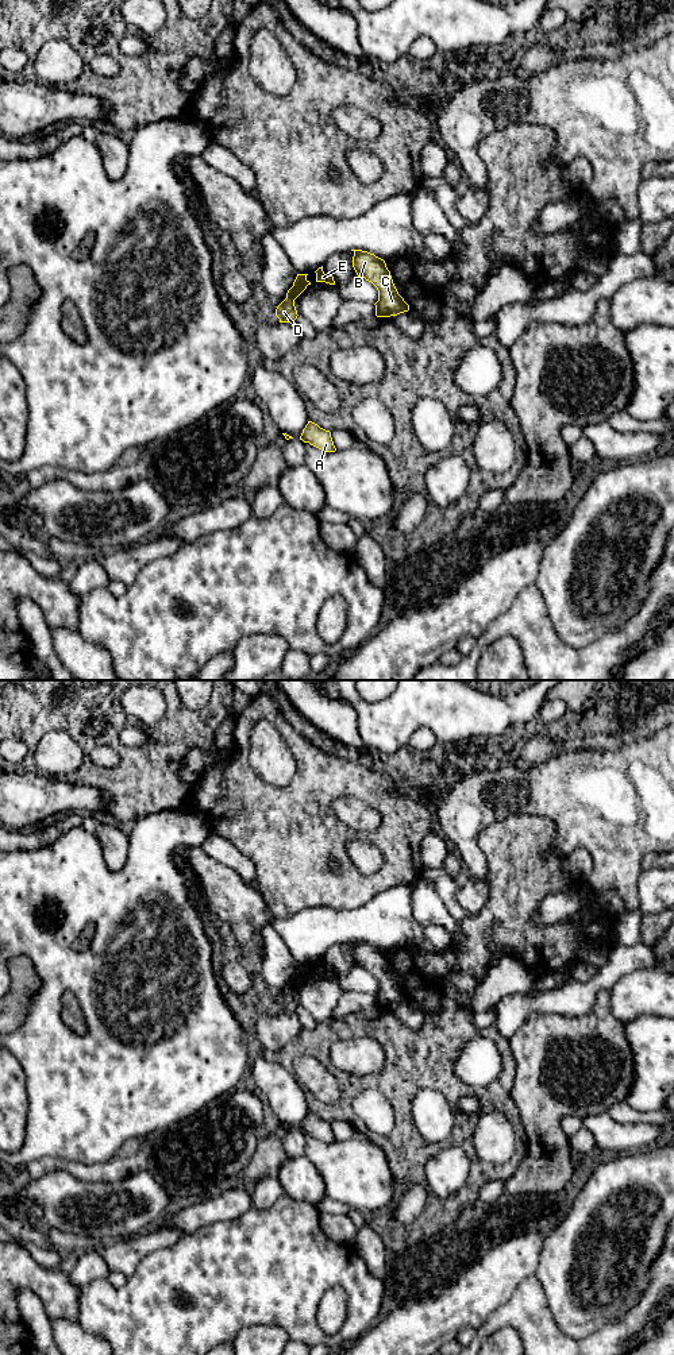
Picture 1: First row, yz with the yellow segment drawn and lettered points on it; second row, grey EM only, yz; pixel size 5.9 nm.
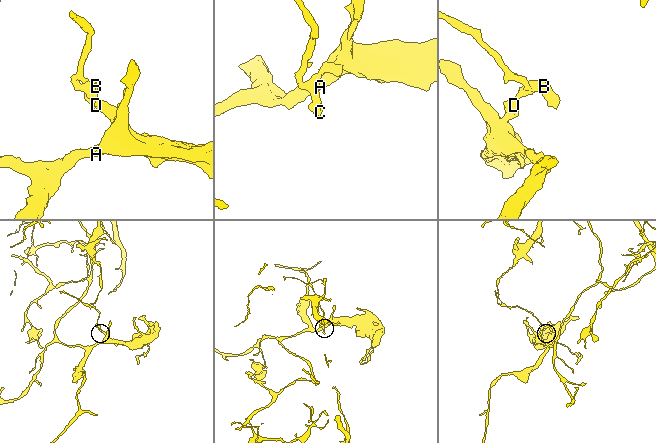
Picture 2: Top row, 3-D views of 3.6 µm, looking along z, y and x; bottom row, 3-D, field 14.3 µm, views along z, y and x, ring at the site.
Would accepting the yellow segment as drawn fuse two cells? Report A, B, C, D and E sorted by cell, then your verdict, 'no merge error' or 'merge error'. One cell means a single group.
groups A D / B C E; merge error

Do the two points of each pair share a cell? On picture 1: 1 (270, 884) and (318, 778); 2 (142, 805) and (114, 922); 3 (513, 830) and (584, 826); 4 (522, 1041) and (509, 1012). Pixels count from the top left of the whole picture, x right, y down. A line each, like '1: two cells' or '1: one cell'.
1: one cell
2: two cells
3: two cells
4: two cells

